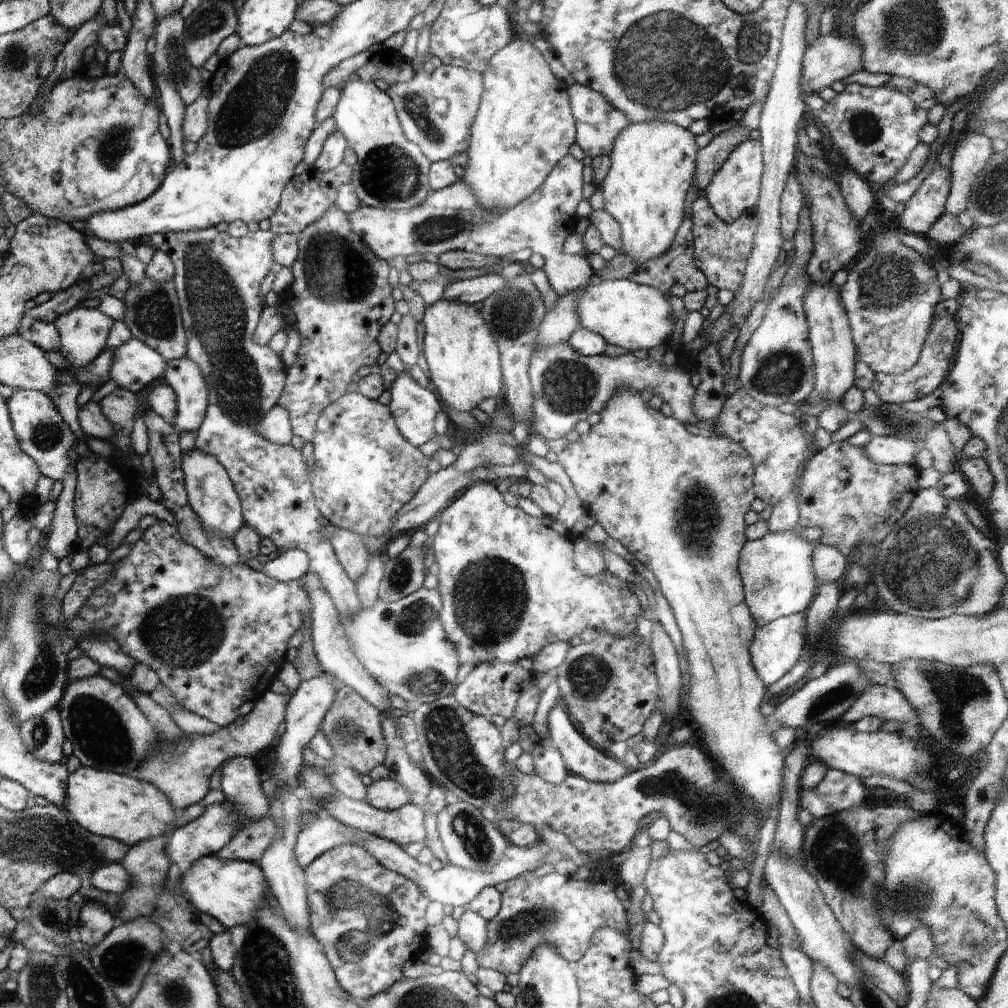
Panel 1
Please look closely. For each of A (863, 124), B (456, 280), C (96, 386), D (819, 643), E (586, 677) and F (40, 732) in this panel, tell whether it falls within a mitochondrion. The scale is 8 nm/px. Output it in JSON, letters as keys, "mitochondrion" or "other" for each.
{"A":"mitochondrion","B":"other","C":"other","D":"other","E":"mitochondrion","F":"mitochondrion"}

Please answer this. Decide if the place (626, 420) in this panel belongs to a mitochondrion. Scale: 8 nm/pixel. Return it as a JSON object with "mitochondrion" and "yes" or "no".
{"mitochondrion":"no"}

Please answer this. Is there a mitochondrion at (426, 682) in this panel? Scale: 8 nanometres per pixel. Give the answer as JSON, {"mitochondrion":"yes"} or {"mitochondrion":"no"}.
{"mitochondrion":"yes"}

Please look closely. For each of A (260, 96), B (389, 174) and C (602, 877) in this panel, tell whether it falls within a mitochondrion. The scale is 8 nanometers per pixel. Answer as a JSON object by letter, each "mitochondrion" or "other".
{"A":"mitochondrion","B":"mitochondrion","C":"other"}

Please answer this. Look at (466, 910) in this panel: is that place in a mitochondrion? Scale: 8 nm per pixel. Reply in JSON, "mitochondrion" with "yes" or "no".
{"mitochondrion":"no"}

